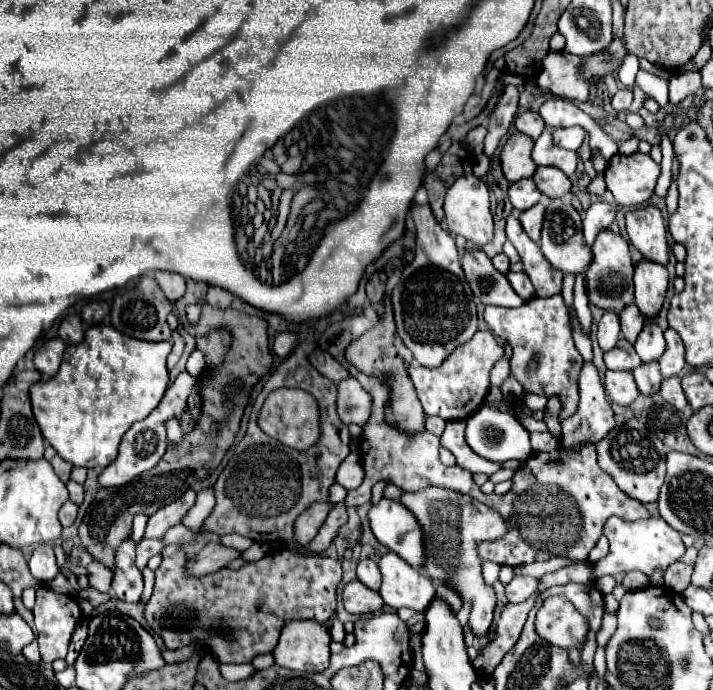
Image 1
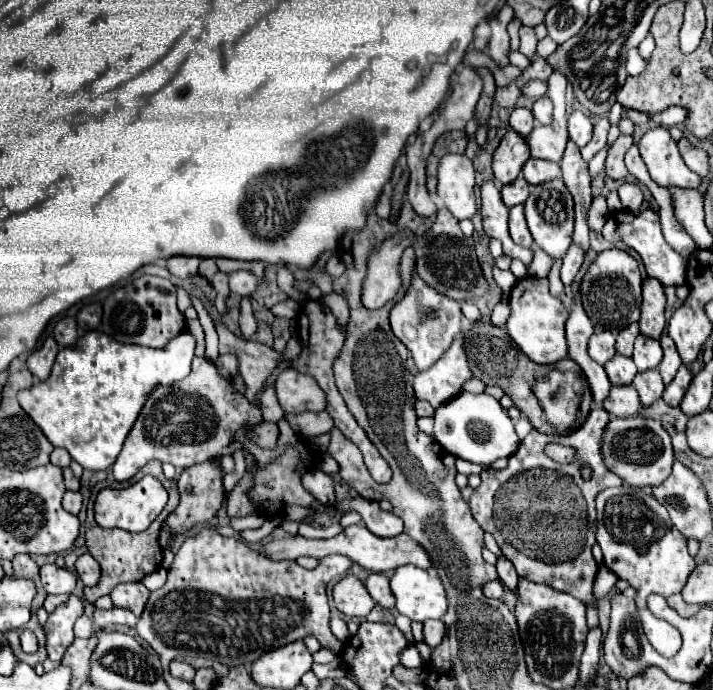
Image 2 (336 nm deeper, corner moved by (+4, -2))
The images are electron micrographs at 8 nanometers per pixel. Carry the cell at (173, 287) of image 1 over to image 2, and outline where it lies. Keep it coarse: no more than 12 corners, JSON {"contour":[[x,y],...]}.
{"contour":[[174,255],[168,271],[178,279],[198,273],[202,257]]}

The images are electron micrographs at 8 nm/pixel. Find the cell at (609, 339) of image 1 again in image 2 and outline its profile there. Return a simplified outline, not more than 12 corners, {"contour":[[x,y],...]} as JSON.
{"contour":[[610,331],[592,335],[588,353],[600,365],[616,355]]}

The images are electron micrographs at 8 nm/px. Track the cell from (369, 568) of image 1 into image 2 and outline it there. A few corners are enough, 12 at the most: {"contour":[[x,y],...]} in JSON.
{"contour":[[372,573],[366,589],[372,599],[384,607],[394,607],[388,577]]}

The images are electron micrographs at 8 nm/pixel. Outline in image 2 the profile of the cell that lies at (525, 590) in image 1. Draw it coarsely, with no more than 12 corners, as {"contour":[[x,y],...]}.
{"contour":[[488,581],[482,585],[482,593],[492,599],[502,599],[502,583]]}

